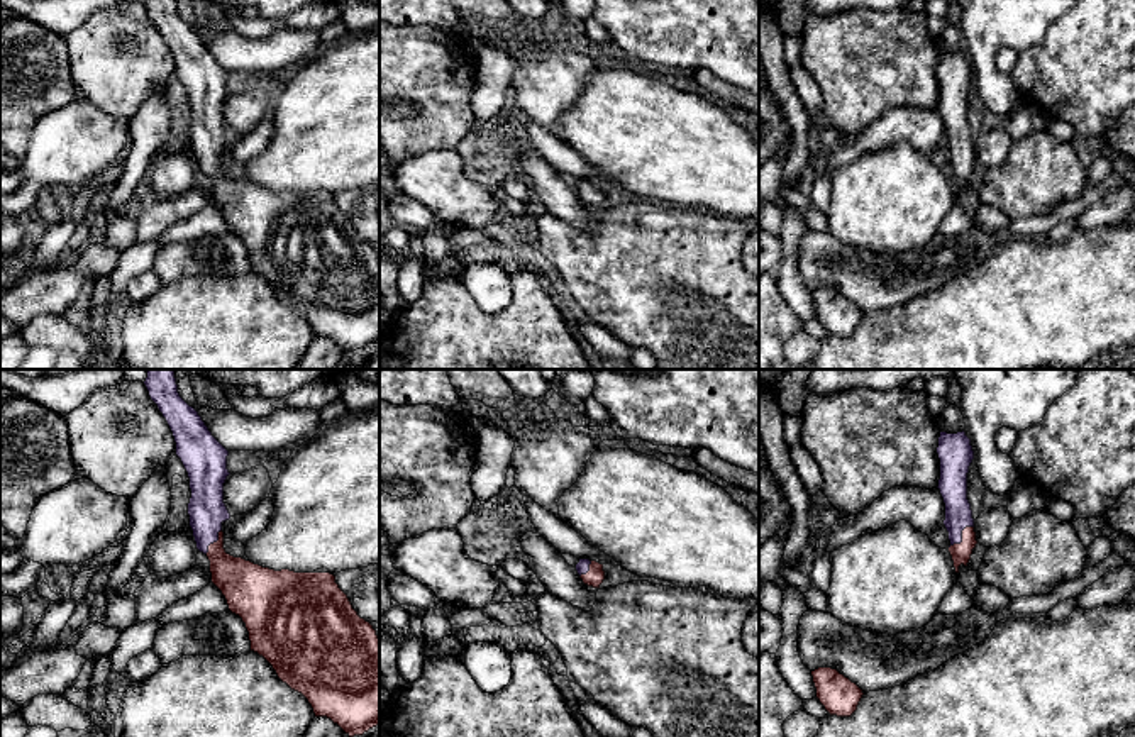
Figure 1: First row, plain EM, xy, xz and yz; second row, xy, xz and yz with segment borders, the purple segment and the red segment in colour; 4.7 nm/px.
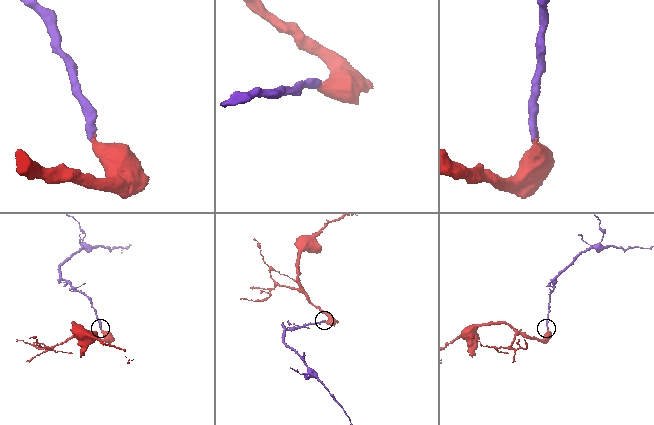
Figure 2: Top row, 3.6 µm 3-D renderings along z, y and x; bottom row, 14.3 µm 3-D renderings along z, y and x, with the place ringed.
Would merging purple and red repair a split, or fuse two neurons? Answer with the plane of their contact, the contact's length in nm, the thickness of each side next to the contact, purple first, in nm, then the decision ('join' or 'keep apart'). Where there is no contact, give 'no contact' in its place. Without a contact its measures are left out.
meets purple in yz; contact 160 nm long; 130 nm thick on the purple side, 100 nm on the other; join

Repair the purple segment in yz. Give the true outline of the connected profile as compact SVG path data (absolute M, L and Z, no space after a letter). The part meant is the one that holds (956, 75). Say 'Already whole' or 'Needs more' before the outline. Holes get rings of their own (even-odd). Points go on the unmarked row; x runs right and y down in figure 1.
Needs more. M940 53L937 75L940 80L938 110L945 124L944 146L949 152L949 173L955 193L959 186L967 186L976 168L976 152L971 124L967 120L967 93L974 80L971 59L966 53Z

